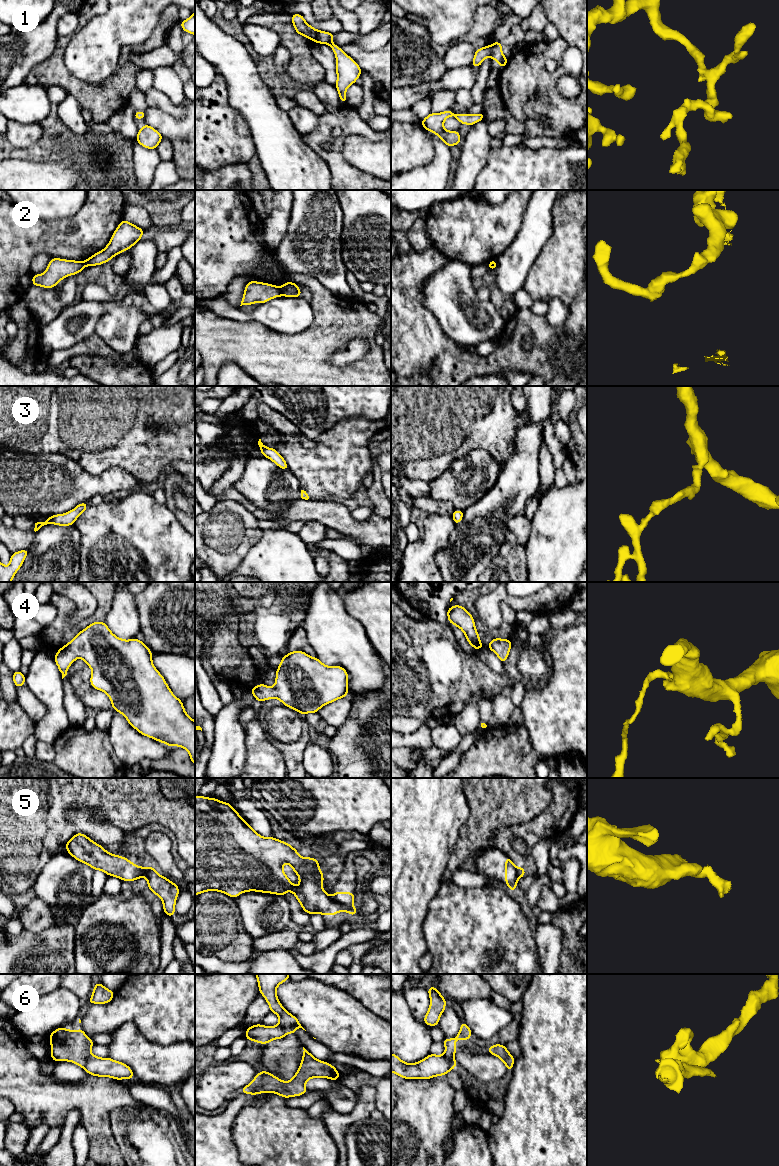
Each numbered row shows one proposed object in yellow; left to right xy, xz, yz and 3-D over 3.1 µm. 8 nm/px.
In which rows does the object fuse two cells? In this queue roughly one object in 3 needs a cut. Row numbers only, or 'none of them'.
2, 5, 6

